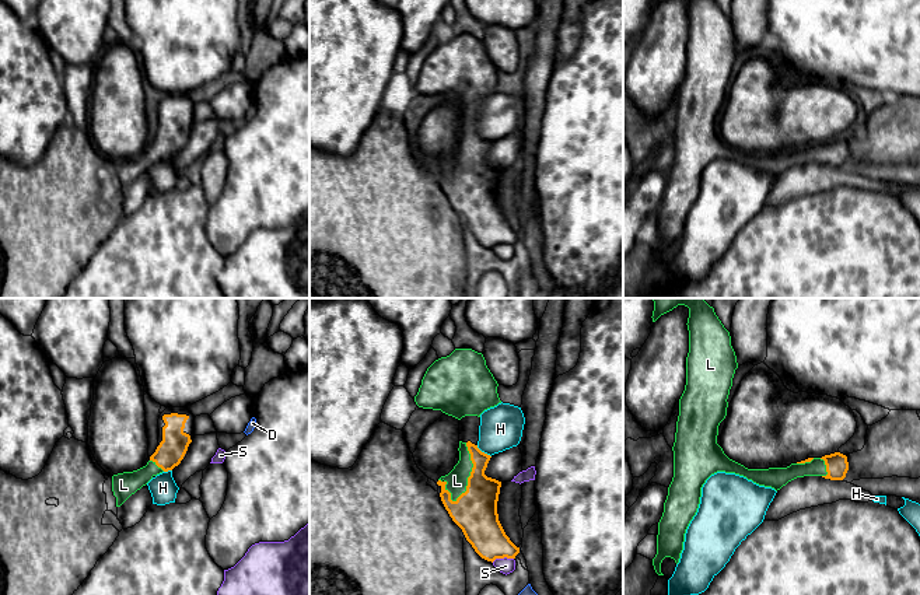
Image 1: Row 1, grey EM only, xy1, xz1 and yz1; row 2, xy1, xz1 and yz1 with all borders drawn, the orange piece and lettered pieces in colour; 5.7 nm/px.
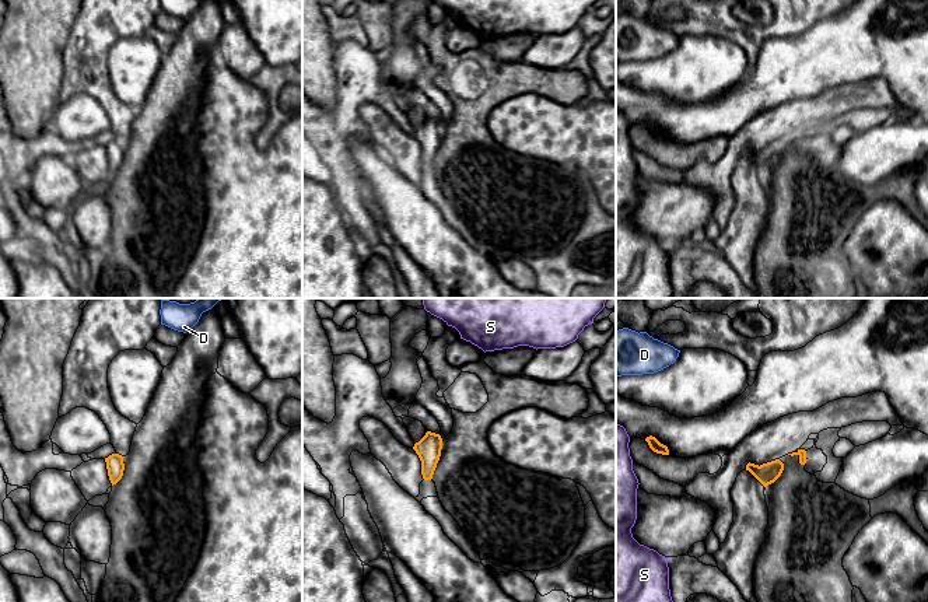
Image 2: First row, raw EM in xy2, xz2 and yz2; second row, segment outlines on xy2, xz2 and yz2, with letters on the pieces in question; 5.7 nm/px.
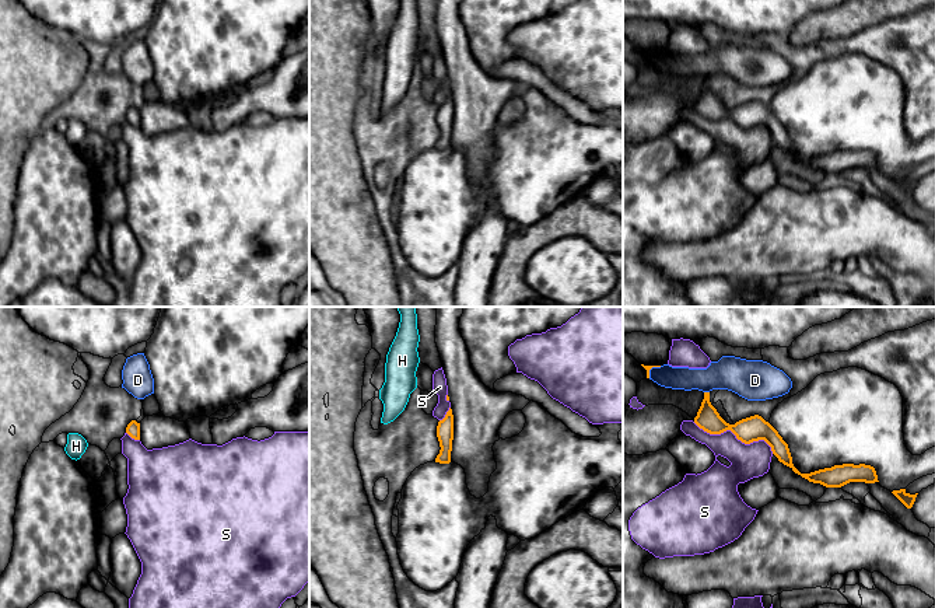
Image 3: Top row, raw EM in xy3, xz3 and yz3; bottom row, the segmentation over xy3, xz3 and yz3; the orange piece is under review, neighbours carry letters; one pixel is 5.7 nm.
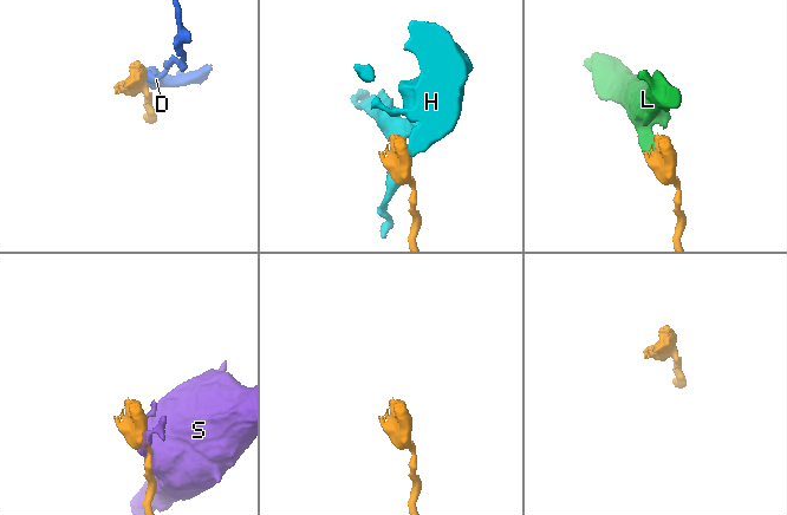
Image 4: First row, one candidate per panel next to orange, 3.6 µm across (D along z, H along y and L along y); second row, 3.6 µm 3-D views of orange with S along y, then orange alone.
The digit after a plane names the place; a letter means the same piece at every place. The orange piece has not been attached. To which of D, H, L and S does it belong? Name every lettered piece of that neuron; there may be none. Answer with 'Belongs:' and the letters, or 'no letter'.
Belongs: L

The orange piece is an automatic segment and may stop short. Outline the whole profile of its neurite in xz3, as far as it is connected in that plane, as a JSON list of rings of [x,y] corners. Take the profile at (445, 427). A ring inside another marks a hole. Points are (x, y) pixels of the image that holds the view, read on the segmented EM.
[[[451,408],[447,412],[445,417],[438,422],[437,437],[438,437],[441,450],[435,458],[435,462],[449,464],[451,451],[452,451],[452,440],[454,440],[454,415],[452,415]]]

